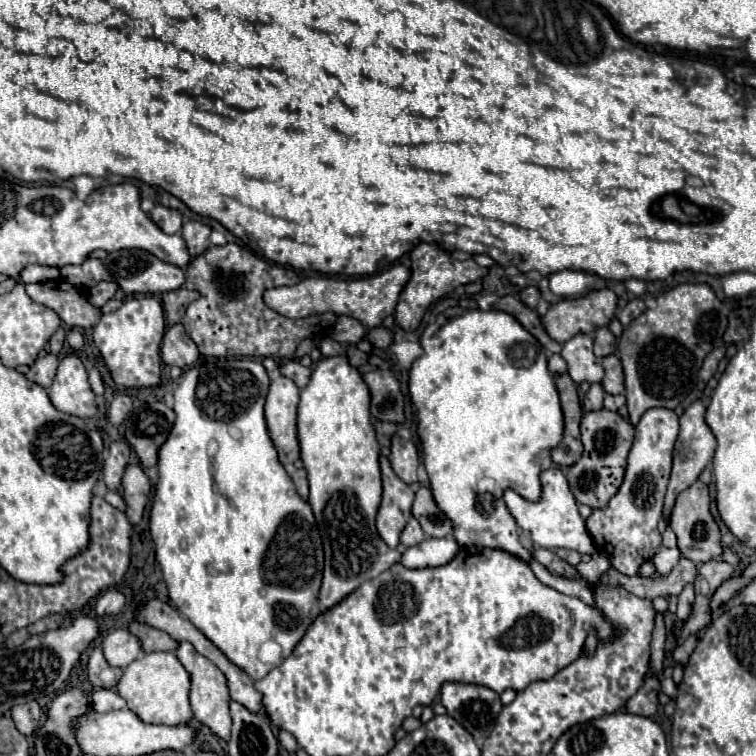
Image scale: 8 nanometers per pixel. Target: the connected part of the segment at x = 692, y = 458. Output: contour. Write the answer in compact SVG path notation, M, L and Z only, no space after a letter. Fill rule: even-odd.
M695 401L691 403L691 407L685 409L685 413L681 415L679 419L679 437L677 437L677 443L675 443L675 449L673 449L673 471L671 471L671 479L669 479L669 485L667 485L667 495L665 495L665 507L663 507L663 513L665 517L669 517L671 509L673 509L673 503L675 503L675 497L687 489L689 485L693 485L693 481L701 475L703 467L713 459L713 453L715 453L715 437L711 433L711 429L707 427L705 423L705 405L703 401Z

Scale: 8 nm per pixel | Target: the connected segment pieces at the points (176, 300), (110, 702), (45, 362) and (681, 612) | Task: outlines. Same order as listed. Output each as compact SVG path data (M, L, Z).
M181 287L181 289L175 289L175 291L163 293L161 297L163 297L163 309L165 309L167 323L175 325L185 315L185 309L189 307L189 303L193 303L195 299L199 299L199 293Z
M95 689L91 695L91 703L93 703L93 709L97 713L105 713L105 711L125 707L125 701L117 695L115 689Z
M47 353L47 355L41 355L29 369L27 377L29 381L41 385L41 387L49 387L53 377L55 377L55 371L57 371L57 365L59 365L59 359L53 355L53 353Z
M687 585L681 591L679 603L677 603L677 619L679 621L687 621L687 617L691 615L691 609L693 609L693 601L695 601L695 589L693 589L693 585Z

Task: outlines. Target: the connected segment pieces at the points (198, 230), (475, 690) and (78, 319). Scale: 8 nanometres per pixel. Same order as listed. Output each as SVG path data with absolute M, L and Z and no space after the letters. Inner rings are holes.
M189 221L187 225L183 225L181 237L183 237L191 257L201 255L209 247L209 233L211 233L211 229L199 221Z
M445 683L441 687L441 703L447 715L475 737L477 745L483 745L485 737L493 731L503 707L495 691L467 683Z
M65 279L31 283L31 285L25 285L25 291L33 301L55 309L57 315L71 327L89 329L101 317L101 311L97 307L93 307L87 301L87 297L81 295Z

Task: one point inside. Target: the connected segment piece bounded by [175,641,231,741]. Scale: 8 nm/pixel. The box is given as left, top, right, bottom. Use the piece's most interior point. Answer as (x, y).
(209, 697)

